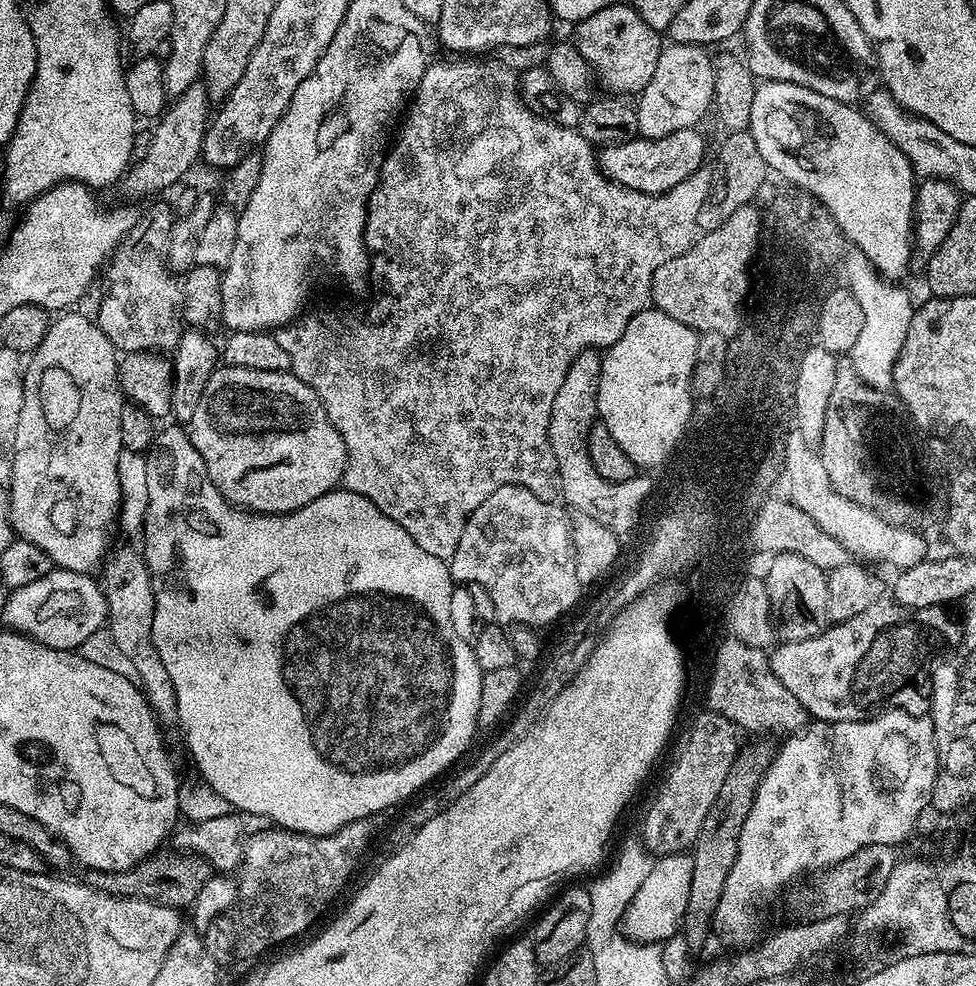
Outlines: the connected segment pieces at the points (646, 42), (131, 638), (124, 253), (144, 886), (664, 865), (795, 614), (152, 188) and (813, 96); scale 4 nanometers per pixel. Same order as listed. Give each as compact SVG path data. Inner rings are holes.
M613 2L608 8L590 14L590 18L575 25L574 43L577 50L586 58L595 79L609 88L609 93L620 98L632 98L639 94L650 82L662 47L661 33L655 32L636 13L631 3Z
M129 546L113 547L102 561L102 591L104 601L108 607L106 621L107 635L114 638L114 642L130 658L130 666L134 666L136 680L142 689L144 697L161 725L175 725L176 695L174 686L170 682L170 673L166 666L162 666L162 658L152 641L152 627L154 626L154 590L152 589L152 575L148 572L148 564L144 560L143 551Z
M156 204L149 212L145 211L107 269L108 289L94 319L117 351L170 352L178 345L182 335L183 290L166 259L173 223L174 212L168 204Z
M164 851L153 852L130 870L121 872L85 871L83 873L85 876L82 876L83 883L111 896L137 896L143 900L153 900L154 903L167 908L187 909L194 902L194 898L198 898L198 890L202 890L202 886L206 886L206 882L210 882L210 878L214 875L212 863L206 858L195 856L192 852Z
M673 854L659 857L624 912L622 931L628 939L640 944L662 945L665 940L677 935L684 923L684 916L688 913L691 877L691 855Z
M777 552L771 557L768 573L762 579L766 586L766 598L770 600L770 610L777 637L781 641L805 640L824 631L830 621L826 614L825 569L814 566L806 558L789 552Z
M197 82L189 86L181 96L175 97L171 106L159 117L152 132L153 146L150 154L133 163L122 177L124 192L128 196L152 196L171 184L179 185L184 175L201 159L204 150L204 135L210 123L210 97L203 85Z
M765 80L757 83L754 90L754 103L750 105L750 122L747 131L751 132L754 142L758 142L758 150L762 153L765 164L773 173L777 172L784 180L789 180L799 191L808 192L814 198L821 201L826 210L833 216L834 222L840 227L841 234L849 245L852 244L857 253L864 255L877 273L882 274L883 279L888 282L899 281L899 276L908 268L908 259L914 256L913 241L913 212L915 210L916 189L918 185L918 177L912 170L912 164L906 158L906 154L902 154L902 150L898 150L898 146L894 146L894 142L890 142L890 138L886 138L886 134L882 134L882 130L873 120L869 120L863 111L859 112L859 107L851 104L843 104L834 98L826 98L826 94L818 94L814 90L810 90L806 86L798 86L794 82L778 82L777 80Z

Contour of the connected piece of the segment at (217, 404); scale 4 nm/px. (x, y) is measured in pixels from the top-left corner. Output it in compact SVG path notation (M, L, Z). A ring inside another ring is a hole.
M217 367L216 371L212 373L210 382L206 382L206 390L202 390L202 398L198 398L198 406L194 409L194 418L187 421L186 431L188 437L192 439L194 450L198 450L198 454L206 466L206 474L210 478L210 482L214 482L216 489L228 499L229 504L235 504L237 508L257 514L279 516L281 512L297 512L302 506L314 502L314 498L322 498L322 494L333 491L343 481L344 471L348 465L346 442L342 442L342 434L338 434L338 430L330 422L318 394L292 372Z

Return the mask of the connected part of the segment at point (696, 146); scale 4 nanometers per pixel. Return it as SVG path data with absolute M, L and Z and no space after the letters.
M683 128L666 138L637 138L618 146L601 147L598 152L600 171L623 188L638 190L651 196L669 192L680 182L686 182L686 178L693 176L699 168L705 167L704 140L698 133L696 128Z

